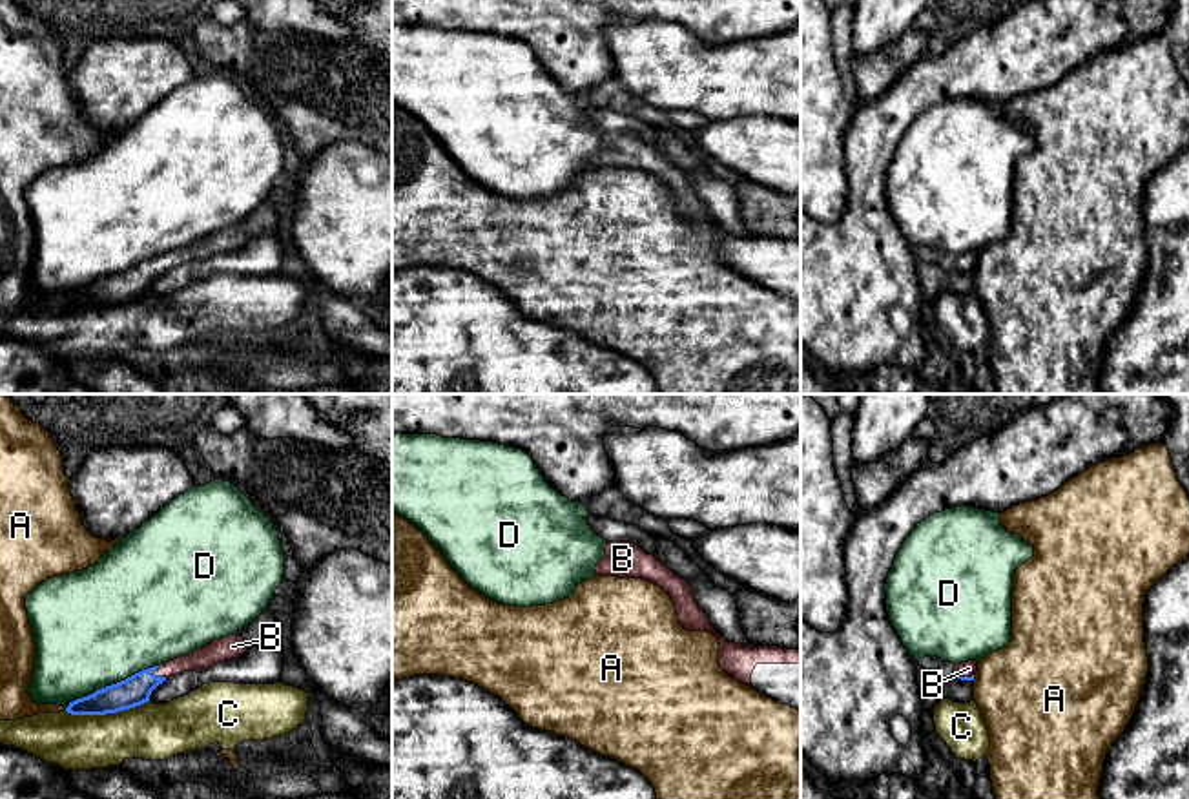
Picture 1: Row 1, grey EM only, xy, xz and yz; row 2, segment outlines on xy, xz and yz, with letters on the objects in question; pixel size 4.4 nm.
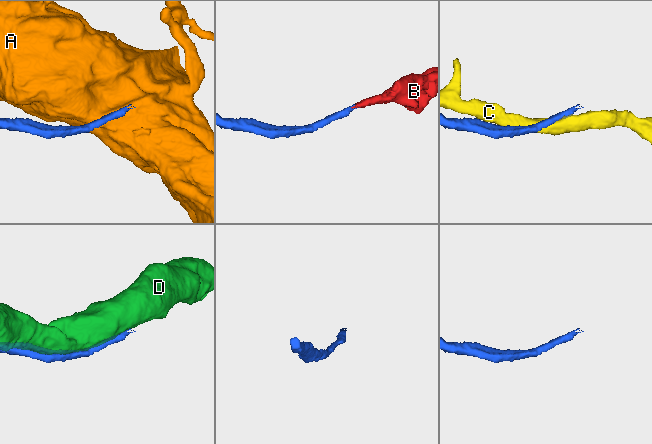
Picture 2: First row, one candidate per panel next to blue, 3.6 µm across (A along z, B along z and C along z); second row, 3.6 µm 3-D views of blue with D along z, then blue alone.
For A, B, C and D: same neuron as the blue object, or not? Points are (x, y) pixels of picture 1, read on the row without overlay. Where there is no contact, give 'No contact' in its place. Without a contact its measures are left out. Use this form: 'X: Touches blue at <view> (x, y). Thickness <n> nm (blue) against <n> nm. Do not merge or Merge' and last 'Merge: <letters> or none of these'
A: Touches blue at xy (68, 298). Thickness 130 nm (blue) against 140 nm. Do not merge
B: Touches blue at xy (159, 269). Thickness 140 nm (blue) against 100 nm. Merge
C: Touches blue at xy (106, 303). Thickness 140 nm (blue) against 260 nm. Do not merge
D: Touches blue at xy (113, 276). Thickness 140 nm (blue) against 500 nm. Do not merge
Merge: B

